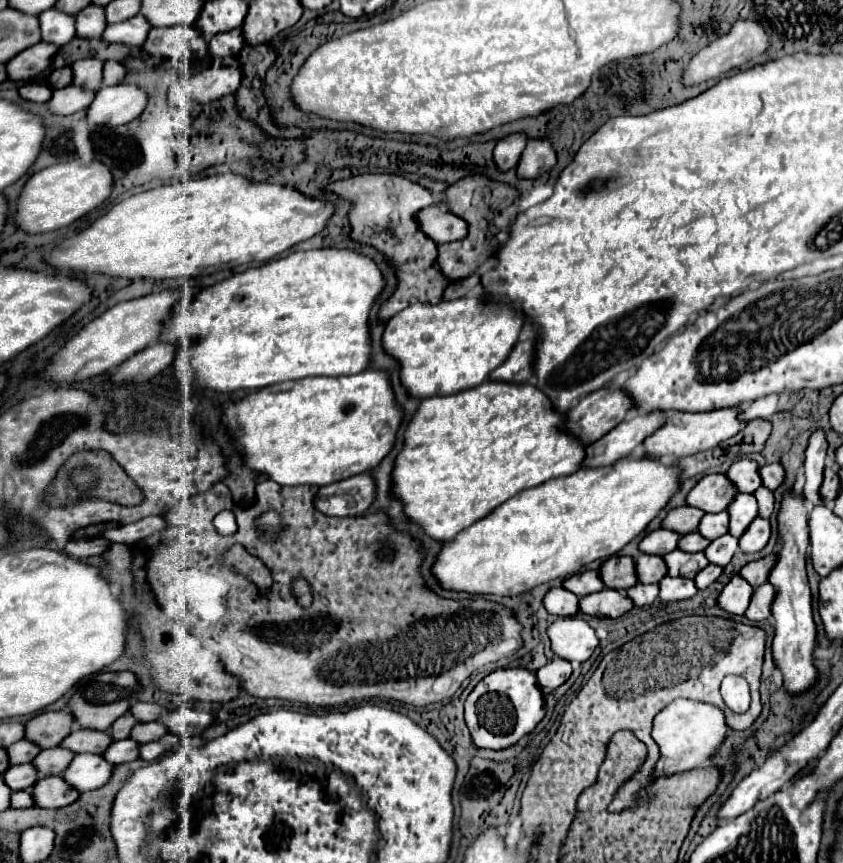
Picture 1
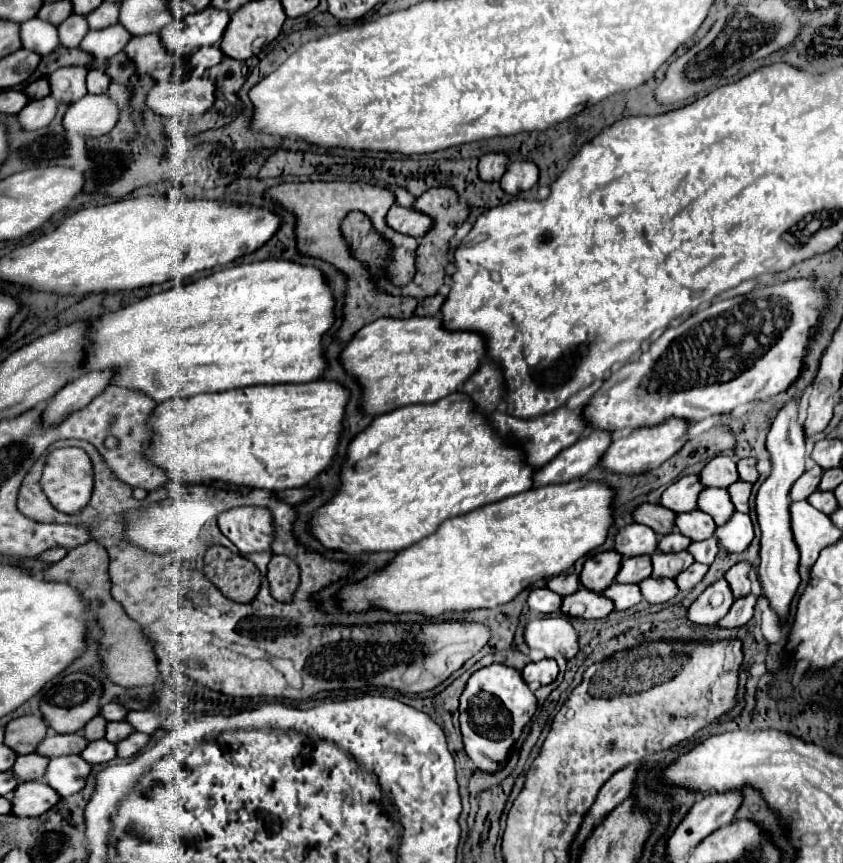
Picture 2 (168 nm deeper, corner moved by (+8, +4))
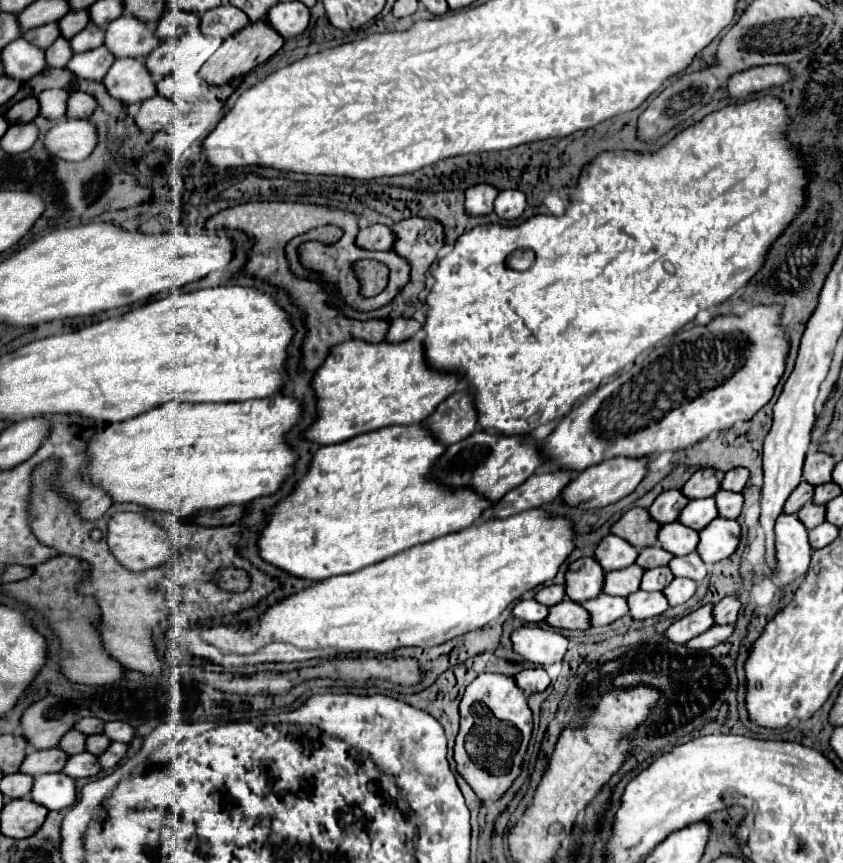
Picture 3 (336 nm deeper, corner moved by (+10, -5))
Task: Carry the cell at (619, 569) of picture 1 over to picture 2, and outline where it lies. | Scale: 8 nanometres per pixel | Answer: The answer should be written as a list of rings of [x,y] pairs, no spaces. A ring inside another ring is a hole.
[[[601,551],[591,555],[581,571],[581,583],[595,593],[601,593],[609,585],[615,583],[615,577],[621,569],[623,557],[615,551]]]

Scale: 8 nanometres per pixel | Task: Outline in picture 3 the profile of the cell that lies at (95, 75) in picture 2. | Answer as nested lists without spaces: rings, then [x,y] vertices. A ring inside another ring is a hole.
[[[77,90],[77,92],[71,92],[71,96],[69,96],[65,116],[67,118],[89,118],[95,108],[97,108],[95,98]]]

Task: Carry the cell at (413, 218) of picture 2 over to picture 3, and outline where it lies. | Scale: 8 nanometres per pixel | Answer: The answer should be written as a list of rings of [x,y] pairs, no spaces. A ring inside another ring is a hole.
[[[375,224],[375,226],[369,226],[369,228],[361,228],[357,238],[355,238],[355,244],[359,248],[365,248],[365,250],[391,250],[393,246],[393,232],[383,226],[383,224]]]

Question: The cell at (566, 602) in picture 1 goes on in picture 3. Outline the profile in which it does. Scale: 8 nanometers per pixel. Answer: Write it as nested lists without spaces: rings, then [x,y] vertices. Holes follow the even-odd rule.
[[[521,600],[513,606],[511,614],[521,622],[543,622],[547,616],[547,608],[535,600]]]

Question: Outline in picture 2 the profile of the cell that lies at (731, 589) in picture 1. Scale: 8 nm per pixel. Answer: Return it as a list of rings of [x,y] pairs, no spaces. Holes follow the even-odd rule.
[[[725,579],[709,585],[689,607],[689,621],[697,625],[715,625],[727,615],[735,597]]]

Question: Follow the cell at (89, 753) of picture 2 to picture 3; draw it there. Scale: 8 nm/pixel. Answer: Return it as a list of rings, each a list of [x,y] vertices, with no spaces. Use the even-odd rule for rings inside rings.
[[[81,752],[75,756],[69,756],[69,762],[65,764],[63,774],[71,776],[71,778],[87,778],[87,776],[95,776],[101,770],[97,756],[89,754],[89,752]]]

